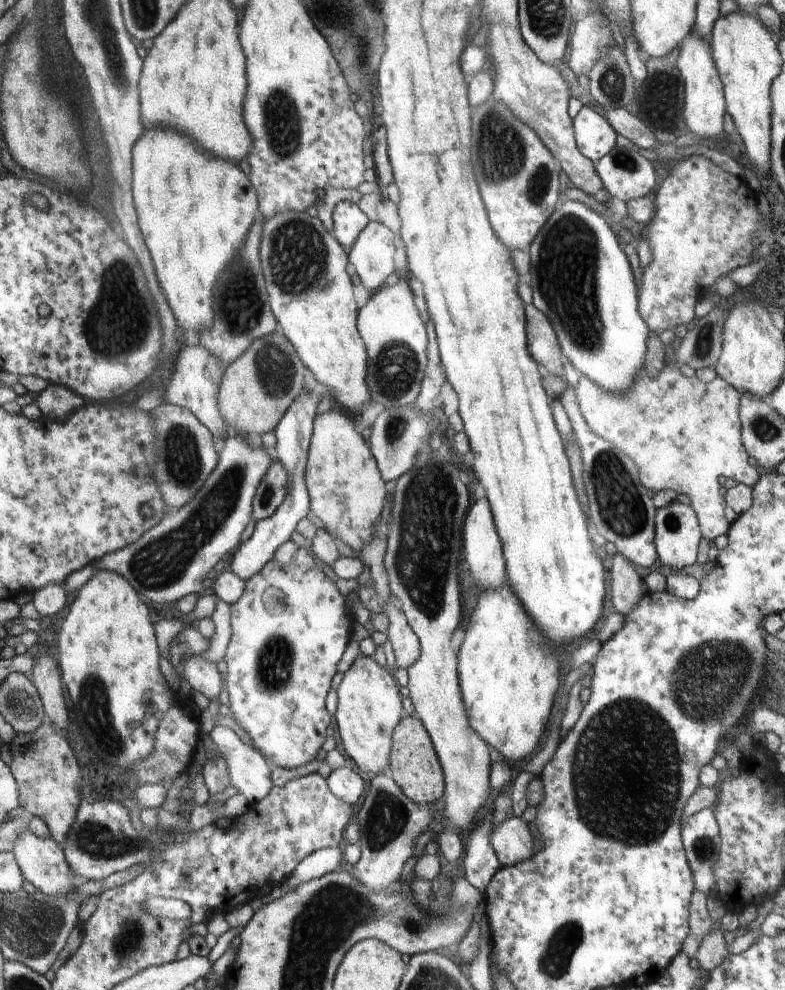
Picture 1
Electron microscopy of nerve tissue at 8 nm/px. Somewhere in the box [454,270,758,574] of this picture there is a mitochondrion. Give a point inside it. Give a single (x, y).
(618, 501)

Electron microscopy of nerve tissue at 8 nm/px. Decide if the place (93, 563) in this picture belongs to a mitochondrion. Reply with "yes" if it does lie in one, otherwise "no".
no

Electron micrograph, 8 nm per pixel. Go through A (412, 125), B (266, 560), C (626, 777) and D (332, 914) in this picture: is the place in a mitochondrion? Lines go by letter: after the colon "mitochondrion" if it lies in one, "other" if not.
A: other
B: other
C: mitochondrion
D: mitochondrion

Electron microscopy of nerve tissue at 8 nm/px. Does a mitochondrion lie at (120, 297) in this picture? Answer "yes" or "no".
yes

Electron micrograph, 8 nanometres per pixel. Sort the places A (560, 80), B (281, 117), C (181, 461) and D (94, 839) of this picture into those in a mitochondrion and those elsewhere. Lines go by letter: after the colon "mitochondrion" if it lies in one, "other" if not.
A: other
B: mitochondrion
C: mitochondrion
D: mitochondrion

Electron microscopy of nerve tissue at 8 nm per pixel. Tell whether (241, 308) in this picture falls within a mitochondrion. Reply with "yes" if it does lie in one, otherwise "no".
yes

